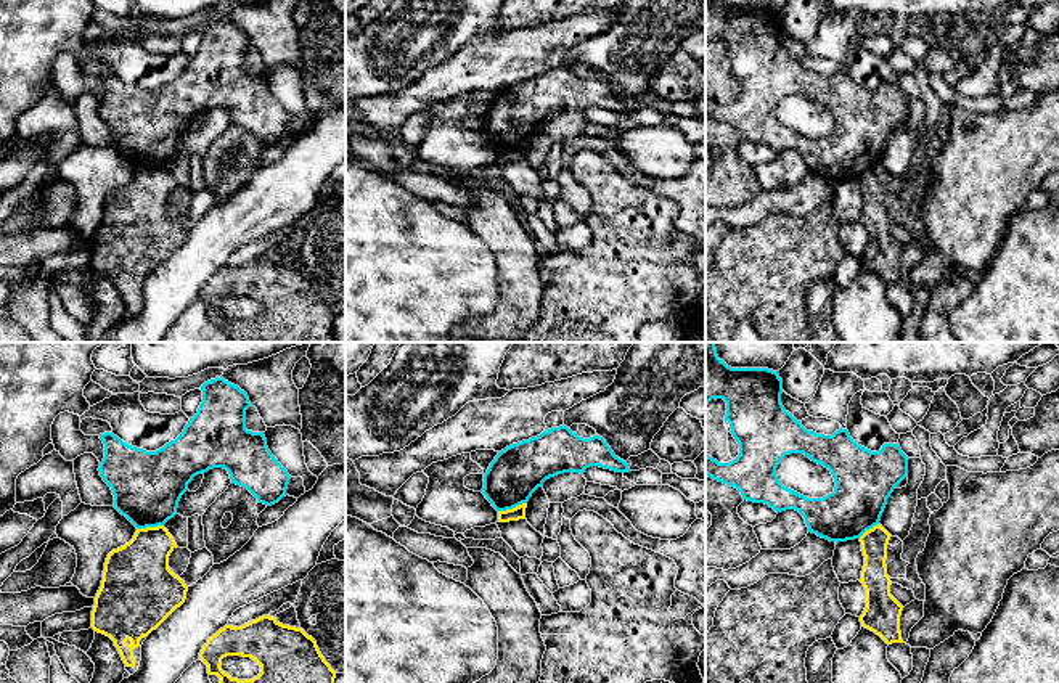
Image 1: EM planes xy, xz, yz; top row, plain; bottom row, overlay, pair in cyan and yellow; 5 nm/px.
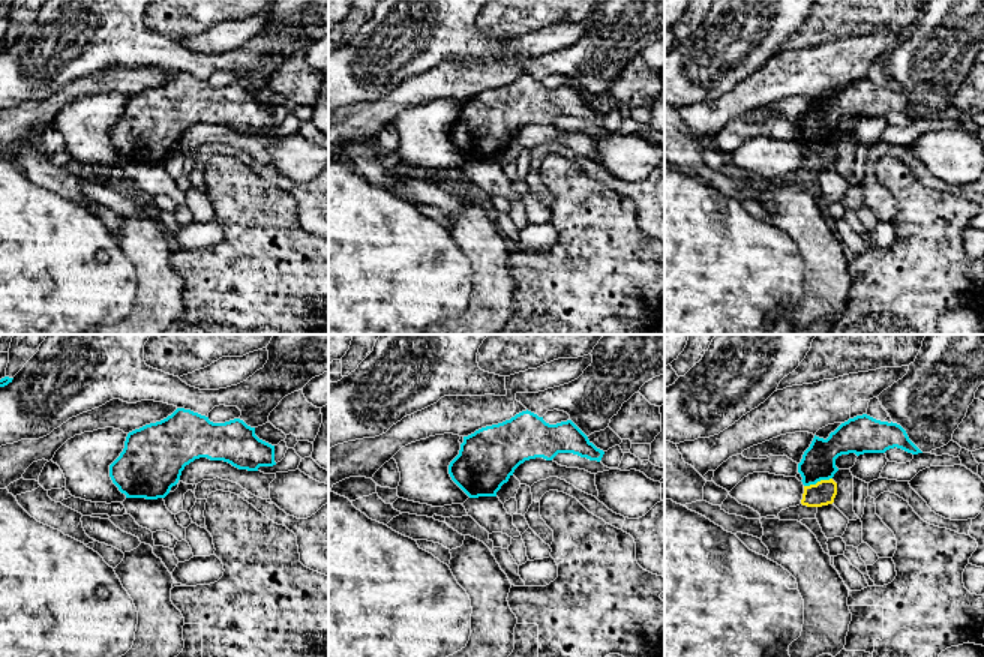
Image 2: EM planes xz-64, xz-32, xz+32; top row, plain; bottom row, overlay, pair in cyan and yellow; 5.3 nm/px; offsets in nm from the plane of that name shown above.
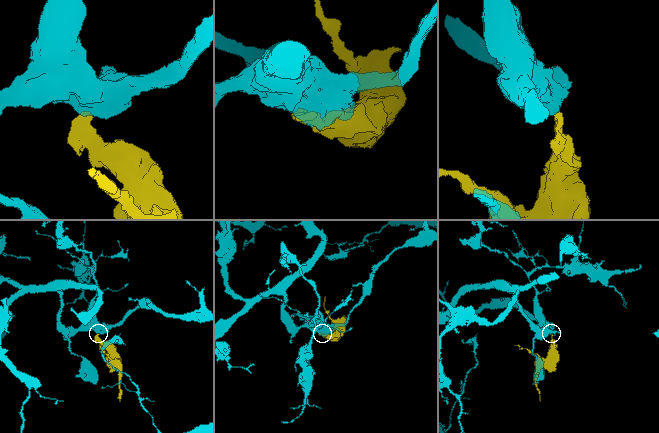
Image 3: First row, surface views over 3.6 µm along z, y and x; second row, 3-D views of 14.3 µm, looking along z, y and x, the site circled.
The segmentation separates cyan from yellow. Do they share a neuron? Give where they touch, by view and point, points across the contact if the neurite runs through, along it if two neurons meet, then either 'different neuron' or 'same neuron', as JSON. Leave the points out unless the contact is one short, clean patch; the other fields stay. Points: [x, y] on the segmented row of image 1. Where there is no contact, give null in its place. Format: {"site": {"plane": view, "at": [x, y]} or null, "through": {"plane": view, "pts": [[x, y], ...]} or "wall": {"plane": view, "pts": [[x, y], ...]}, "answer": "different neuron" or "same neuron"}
{"site": {"plane": "xz", "at": [511, 508]}, "wall": {"plane": "xz", "pts": [[526, 502], [498, 511]]}, "answer": "different neuron"}

